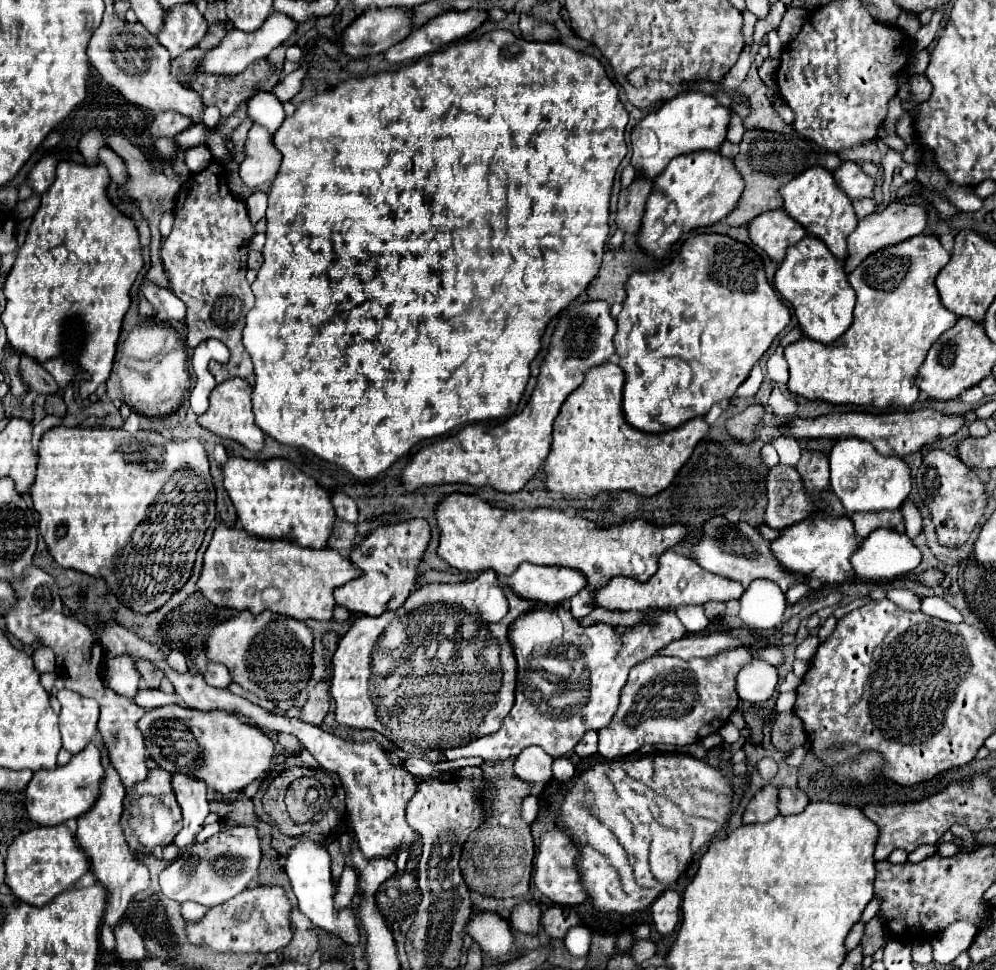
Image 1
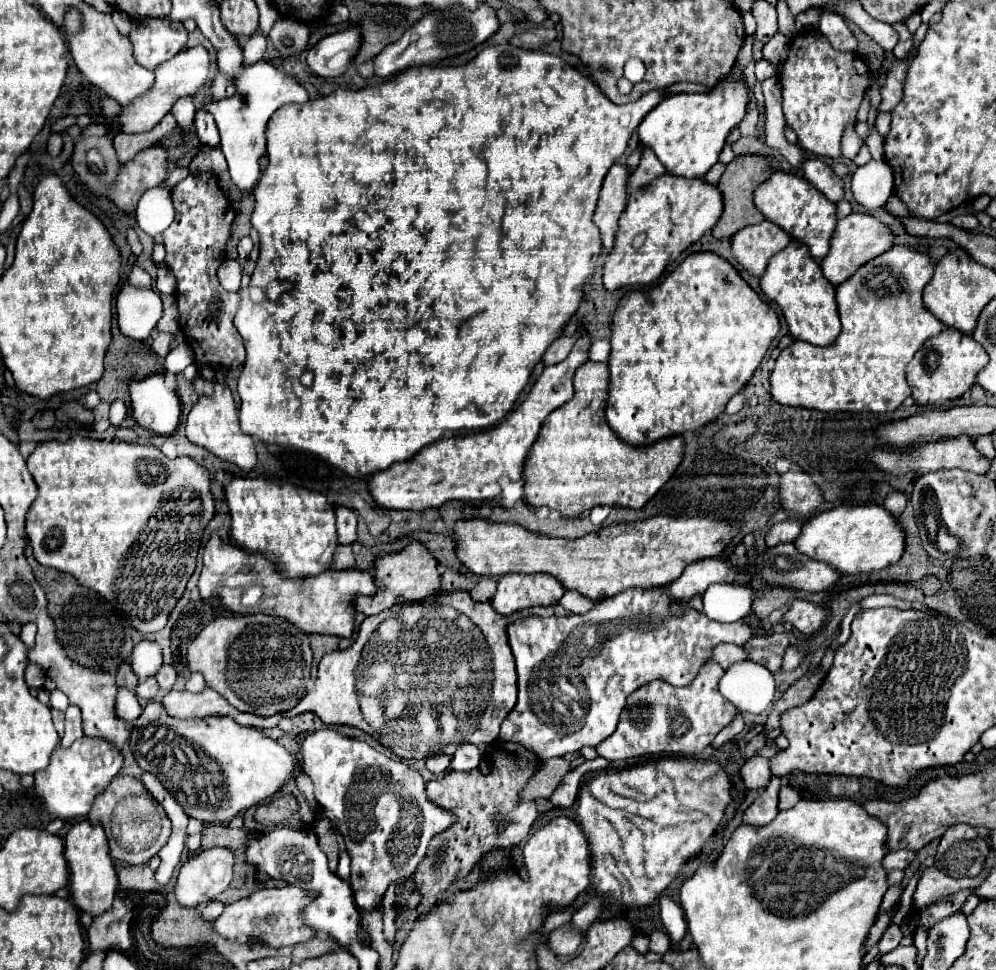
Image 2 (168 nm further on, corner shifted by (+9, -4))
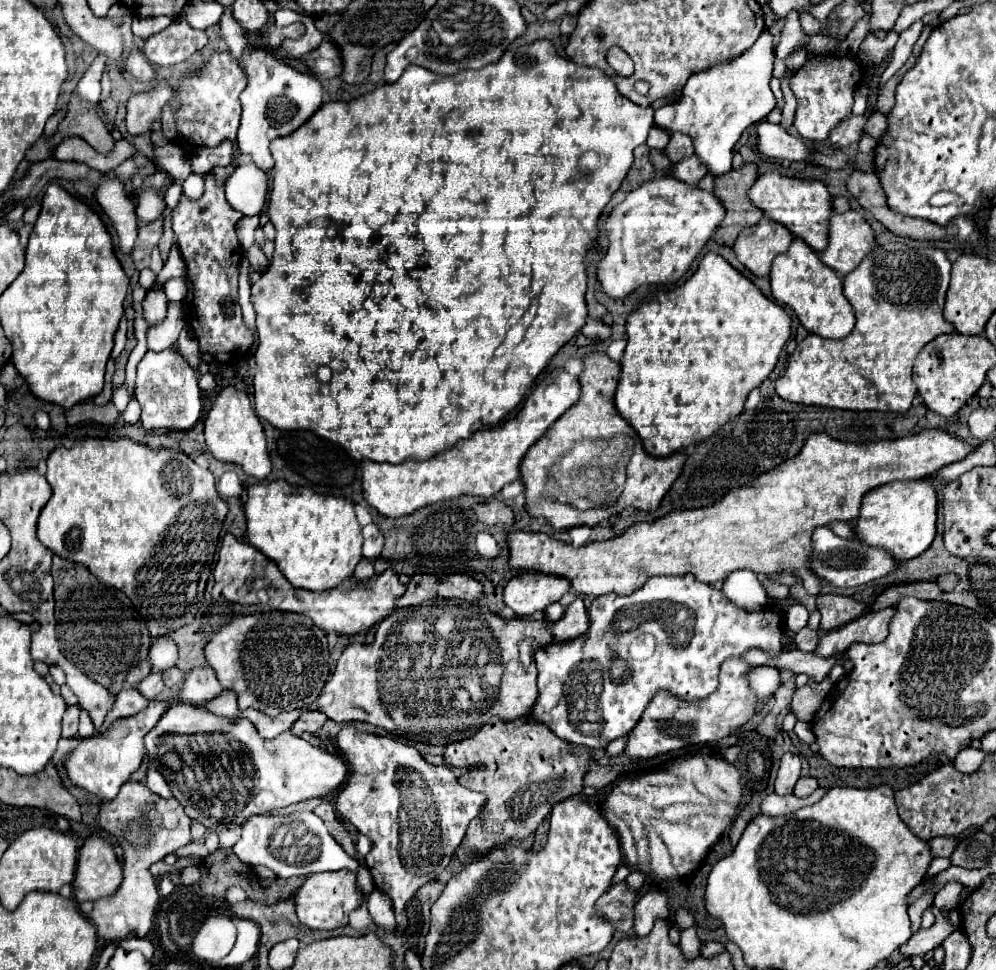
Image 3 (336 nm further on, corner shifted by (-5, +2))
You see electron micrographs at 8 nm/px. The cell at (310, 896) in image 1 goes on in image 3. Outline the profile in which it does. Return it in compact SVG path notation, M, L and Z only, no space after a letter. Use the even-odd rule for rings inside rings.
M297 810L287 816L251 816L243 824L243 836L233 846L237 858L249 866L267 866L271 868L277 878L291 878L291 876L307 876L313 872L335 872L335 870L349 870L357 878L359 896L367 898L375 884L371 874L359 860L347 856L347 852L339 846L335 838L329 836L323 820L315 816L311 810Z

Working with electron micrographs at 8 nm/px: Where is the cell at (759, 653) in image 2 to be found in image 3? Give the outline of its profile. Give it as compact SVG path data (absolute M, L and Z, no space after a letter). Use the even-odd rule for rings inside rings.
M805 626L805 628L801 628L801 630L795 634L795 646L797 646L799 650L803 650L803 652L811 652L811 650L815 650L817 638L819 638L819 634Z

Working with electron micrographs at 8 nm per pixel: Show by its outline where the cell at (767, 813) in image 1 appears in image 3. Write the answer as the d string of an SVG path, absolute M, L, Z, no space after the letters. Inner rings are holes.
M819 788L811 798L797 798L797 796L779 796L779 794L769 794L763 802L761 802L761 812L763 814L771 814L771 816L783 816L783 814L791 814L803 806L809 806L813 802L817 802L821 796L825 794L825 788Z

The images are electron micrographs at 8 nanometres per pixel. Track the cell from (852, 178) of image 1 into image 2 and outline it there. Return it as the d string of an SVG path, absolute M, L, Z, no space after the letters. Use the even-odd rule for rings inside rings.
M807 158L799 166L805 180L809 180L819 192L823 192L831 202L839 202L843 198L843 182L841 178L819 158Z

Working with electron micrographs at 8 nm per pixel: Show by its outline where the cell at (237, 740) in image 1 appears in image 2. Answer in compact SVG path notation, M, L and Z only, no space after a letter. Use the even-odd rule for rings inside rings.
M149 702L143 714L131 724L129 750L133 752L137 764L153 774L169 794L181 804L189 818L197 818L203 824L227 824L231 818L243 814L247 808L257 806L273 798L297 772L299 760L289 754L277 740L265 736L257 728L237 726L233 718L205 718L205 720L179 720L167 714L163 704Z

